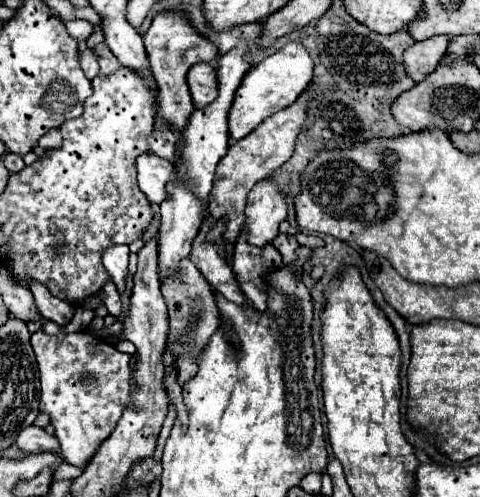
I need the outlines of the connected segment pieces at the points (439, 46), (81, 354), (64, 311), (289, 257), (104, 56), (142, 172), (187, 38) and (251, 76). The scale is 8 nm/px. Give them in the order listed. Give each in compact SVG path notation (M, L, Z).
M436 35L424 41L416 41L414 45L406 47L404 53L404 65L406 75L412 77L416 83L424 81L428 73L432 73L440 61L440 57L446 53L450 39L446 35Z
M40 329L30 343L42 383L40 411L50 415L66 463L86 467L100 443L116 427L122 411L130 407L130 357L88 331L46 335Z
M32 281L32 283L30 283L30 291L32 291L32 295L34 295L34 299L36 299L36 305L38 305L38 311L40 311L40 315L42 315L44 319L54 321L54 323L58 323L60 327L64 327L64 325L70 323L70 319L72 319L72 315L74 315L74 307L72 307L72 305L60 301L58 297L52 297L52 295L48 293L48 289L42 287L38 281Z
M280 233L280 235L274 239L272 245L282 253L284 265L290 265L290 261L296 261L296 247L298 247L298 241L296 241L296 239L292 239L290 235Z
M100 43L96 49L94 49L96 57L98 57L98 63L100 63L100 75L110 75L114 71L118 71L122 65L120 61L112 55L112 51L108 49L106 43Z
M154 153L138 157L138 187L150 203L166 201L166 185L174 181L174 165Z
M166 11L166 13L156 15L148 33L144 35L144 45L146 45L150 65L152 65L152 75L158 83L158 95L160 95L158 115L160 119L168 121L172 127L182 129L190 113L194 111L192 97L190 97L188 83L186 83L186 73L196 63L214 61L218 51L206 37L196 33L196 29L186 21L184 13L176 13L176 11Z
M292 41L284 49L280 49L276 55L266 57L258 67L246 73L246 77L242 79L242 85L238 87L238 97L234 97L234 109L230 109L230 139L238 141L246 137L266 117L278 113L280 109L290 107L312 81L312 69L314 69L314 63L308 51L302 47L302 43Z

